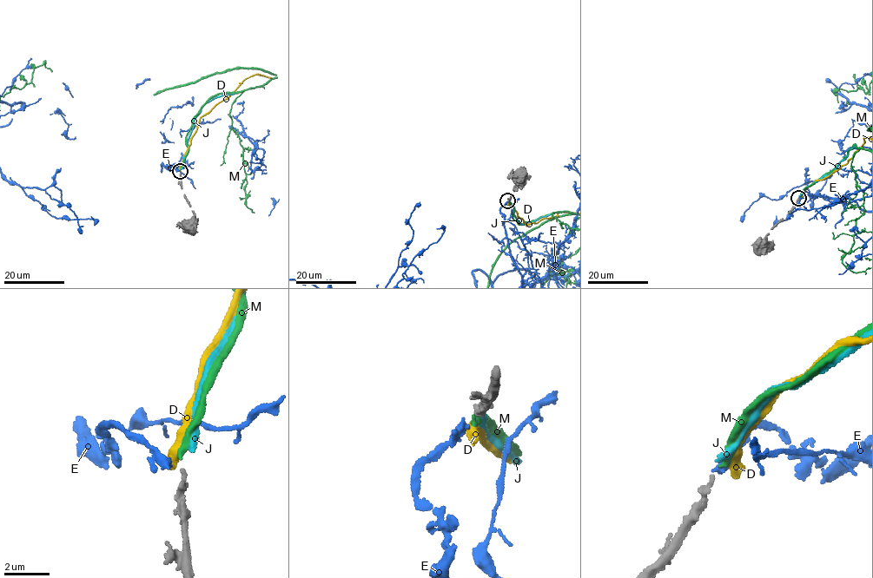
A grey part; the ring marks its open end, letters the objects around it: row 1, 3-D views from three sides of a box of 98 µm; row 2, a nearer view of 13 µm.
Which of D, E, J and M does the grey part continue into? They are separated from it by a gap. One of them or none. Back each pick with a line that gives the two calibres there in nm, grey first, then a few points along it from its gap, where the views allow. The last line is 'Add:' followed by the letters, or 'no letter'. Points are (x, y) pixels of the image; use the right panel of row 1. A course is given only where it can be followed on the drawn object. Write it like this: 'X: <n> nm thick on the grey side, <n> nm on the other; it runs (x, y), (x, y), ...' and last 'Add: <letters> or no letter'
M: 190 nm thick on the grey side, 280 nm on the other
Add: M

